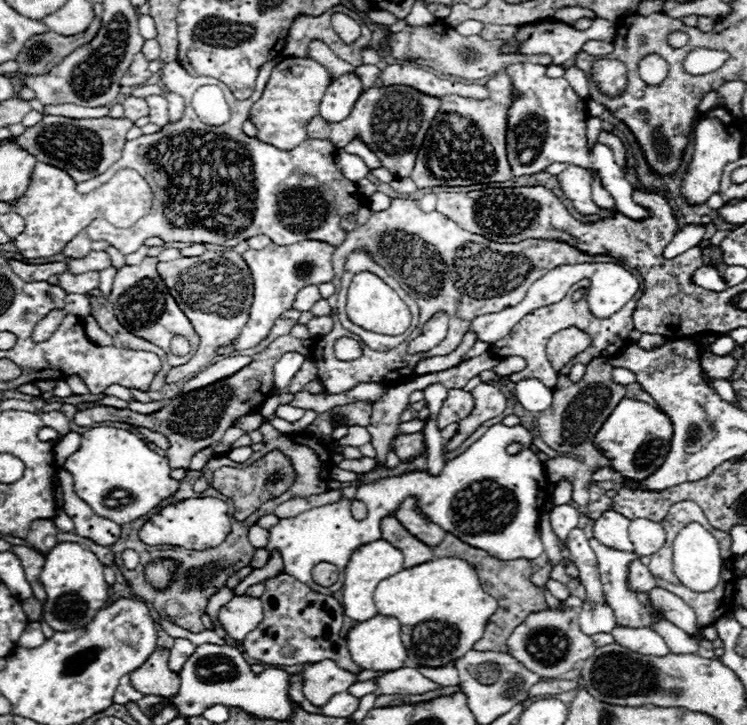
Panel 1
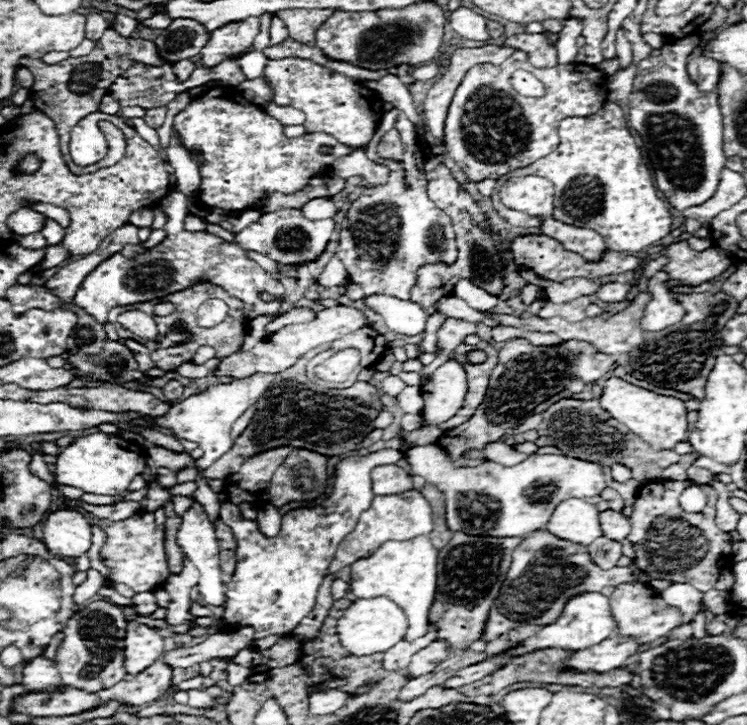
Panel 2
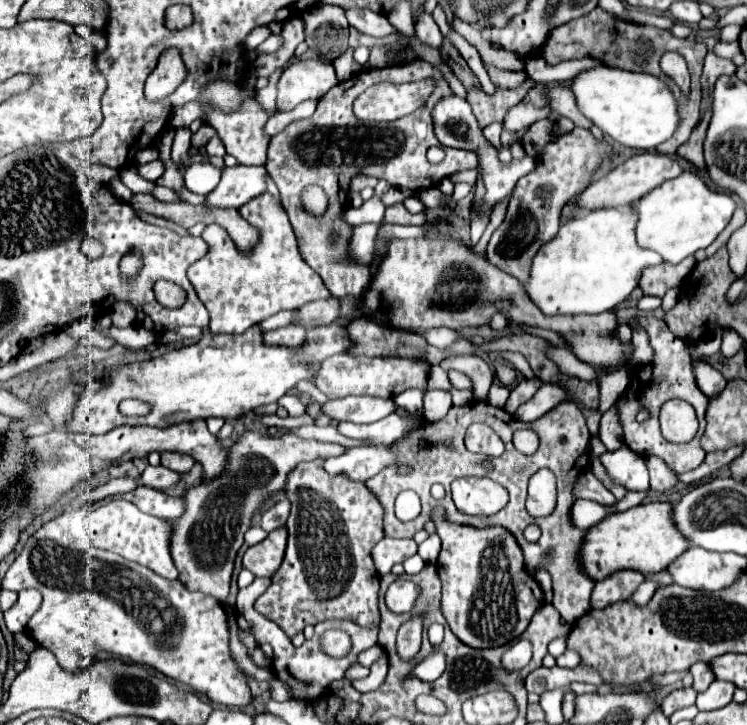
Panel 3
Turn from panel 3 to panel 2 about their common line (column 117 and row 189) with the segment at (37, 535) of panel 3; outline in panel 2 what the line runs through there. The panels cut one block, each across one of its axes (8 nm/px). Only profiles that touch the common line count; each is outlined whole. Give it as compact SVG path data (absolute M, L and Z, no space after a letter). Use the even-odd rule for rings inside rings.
M606 102L604 108L592 116L560 120L558 136L560 146L552 154L508 174L508 178L536 174L552 182L556 188L554 220L596 230L606 238L608 250L614 252L640 252L670 234L672 214L658 198L652 171L642 158L624 110L618 104Z

